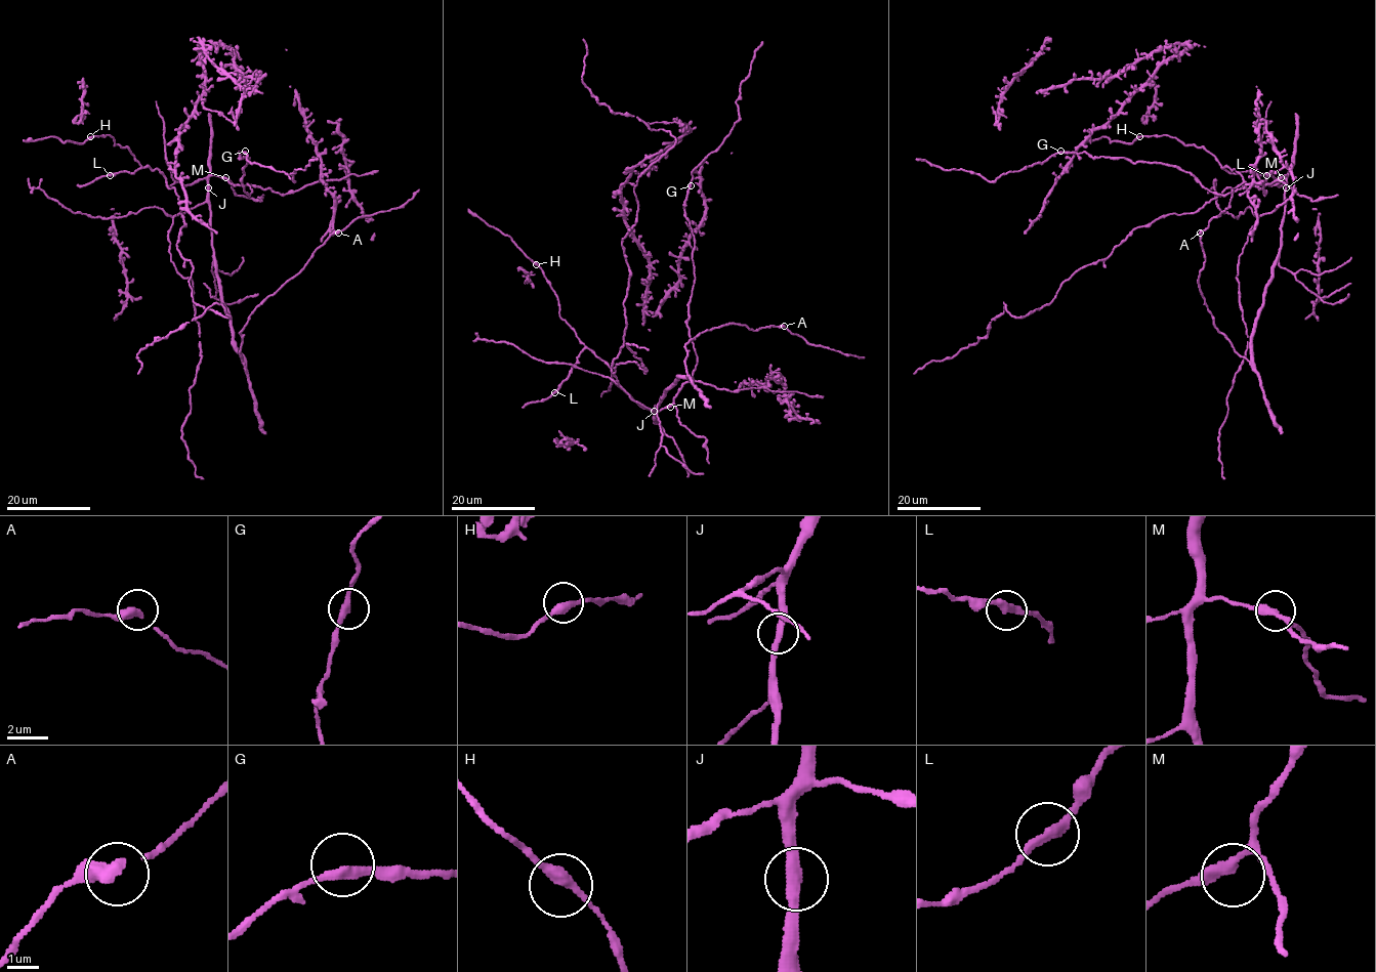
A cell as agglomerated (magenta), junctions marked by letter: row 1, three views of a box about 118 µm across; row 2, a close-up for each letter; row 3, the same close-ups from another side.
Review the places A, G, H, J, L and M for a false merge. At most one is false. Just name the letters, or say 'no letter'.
no letter

